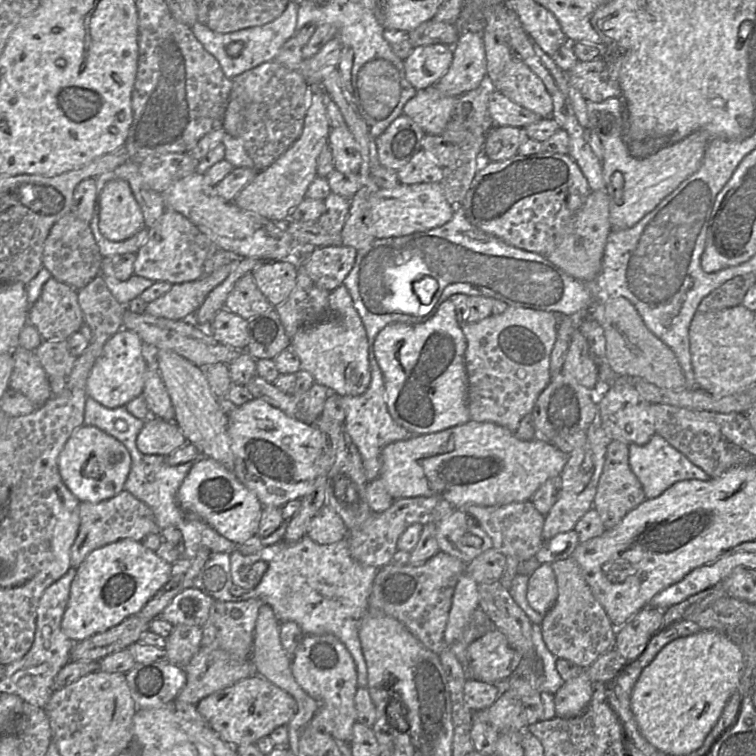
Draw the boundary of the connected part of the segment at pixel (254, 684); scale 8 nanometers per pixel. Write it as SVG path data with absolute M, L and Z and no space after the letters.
M255 674L202 699L196 708L213 731L236 747L255 744L276 728L288 724L297 712L297 702L267 678Z

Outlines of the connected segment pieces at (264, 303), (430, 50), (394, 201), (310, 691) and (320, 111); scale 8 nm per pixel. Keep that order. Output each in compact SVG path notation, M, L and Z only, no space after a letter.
M246 274L237 280L229 293L225 309L248 321L274 309L274 306L258 289L252 274Z
M432 44L419 46L403 60L406 80L418 91L434 85L449 69L452 46Z
M440 183L399 184L394 188L380 188L369 200L369 210L365 214L365 224L375 239L402 237L417 232L425 232L440 227L450 221L455 208L445 199Z
M305 635L292 658L291 670L301 688L318 704L318 709L307 727L320 729L334 738L349 743L353 725L357 721L355 694L357 691L357 671L355 662L345 645L334 635Z
M321 86L311 88L309 107L299 138L273 164L257 172L254 179L233 202L242 210L257 213L275 223L289 219L289 214L305 198L311 182L317 177L317 158L328 145L331 130L326 110L326 93Z

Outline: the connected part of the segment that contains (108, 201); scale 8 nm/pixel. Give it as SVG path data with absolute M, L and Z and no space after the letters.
M114 179L100 193L100 232L113 242L124 241L145 228L144 217L129 184Z

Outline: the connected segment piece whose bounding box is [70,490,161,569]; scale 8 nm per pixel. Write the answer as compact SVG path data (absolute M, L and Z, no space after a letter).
M126 490L98 503L80 502L79 515L80 526L70 556L71 567L76 569L95 549L121 539L141 541L146 535L161 531L151 508Z

